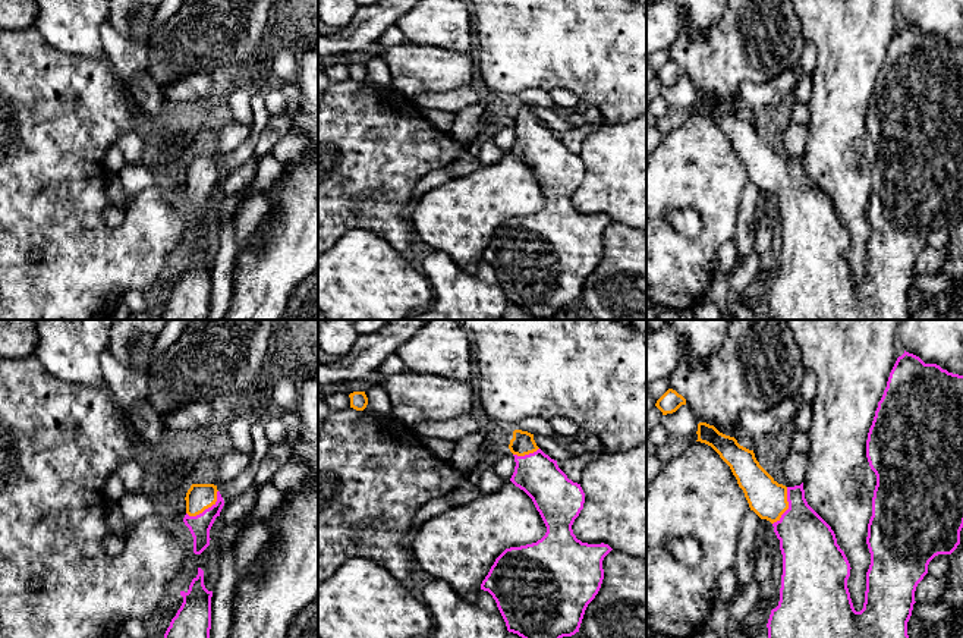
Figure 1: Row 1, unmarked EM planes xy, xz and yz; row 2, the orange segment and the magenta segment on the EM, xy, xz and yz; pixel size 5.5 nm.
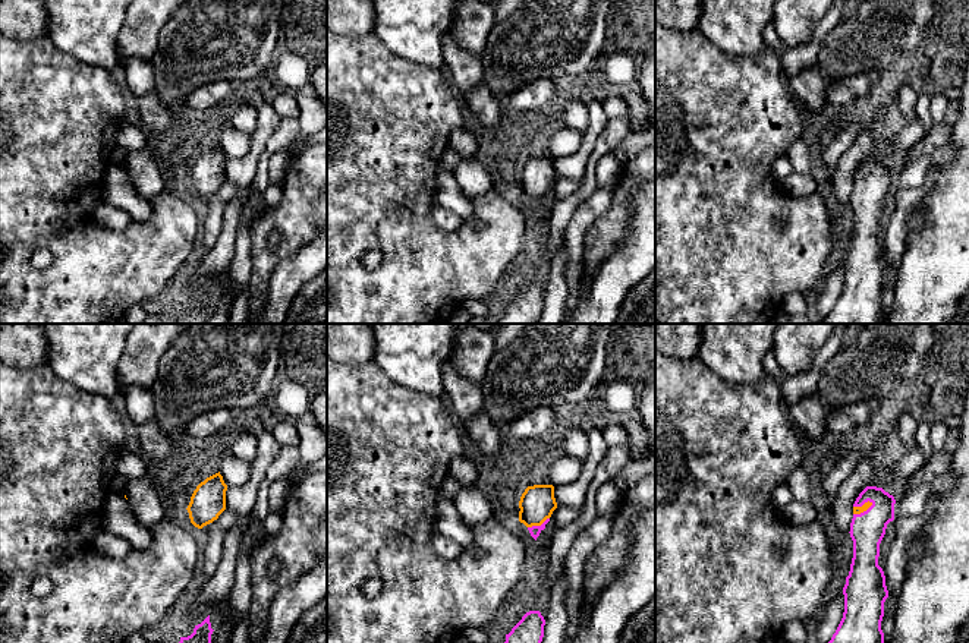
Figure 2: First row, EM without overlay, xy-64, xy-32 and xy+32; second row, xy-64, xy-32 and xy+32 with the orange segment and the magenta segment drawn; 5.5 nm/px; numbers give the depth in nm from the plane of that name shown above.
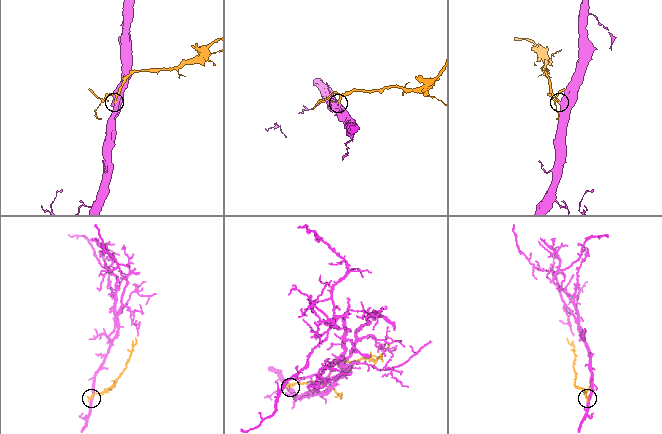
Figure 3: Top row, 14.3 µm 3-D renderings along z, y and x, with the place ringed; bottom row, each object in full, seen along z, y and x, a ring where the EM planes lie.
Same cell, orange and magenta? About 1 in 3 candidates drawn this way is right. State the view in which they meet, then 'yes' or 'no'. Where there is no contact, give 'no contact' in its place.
meets orange in xy; yes

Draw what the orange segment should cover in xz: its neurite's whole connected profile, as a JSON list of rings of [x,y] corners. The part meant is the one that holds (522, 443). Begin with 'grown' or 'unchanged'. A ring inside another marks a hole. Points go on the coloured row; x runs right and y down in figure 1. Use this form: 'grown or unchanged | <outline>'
grown | [[[514,430],[509,449],[516,462],[510,481],[532,499],[547,532],[536,543],[506,549],[481,590],[495,600],[509,632],[572,637],[601,588],[602,560],[613,549],[576,538],[572,525],[585,493],[536,446],[534,434]]]

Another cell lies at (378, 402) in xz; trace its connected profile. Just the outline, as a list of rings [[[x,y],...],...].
[[[369,387],[365,390],[368,397],[366,411],[374,415],[390,415],[390,397],[385,390],[380,387]]]

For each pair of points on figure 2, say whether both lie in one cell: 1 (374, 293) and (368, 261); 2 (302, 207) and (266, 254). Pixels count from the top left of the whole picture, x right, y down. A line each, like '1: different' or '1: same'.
1: different
2: same

